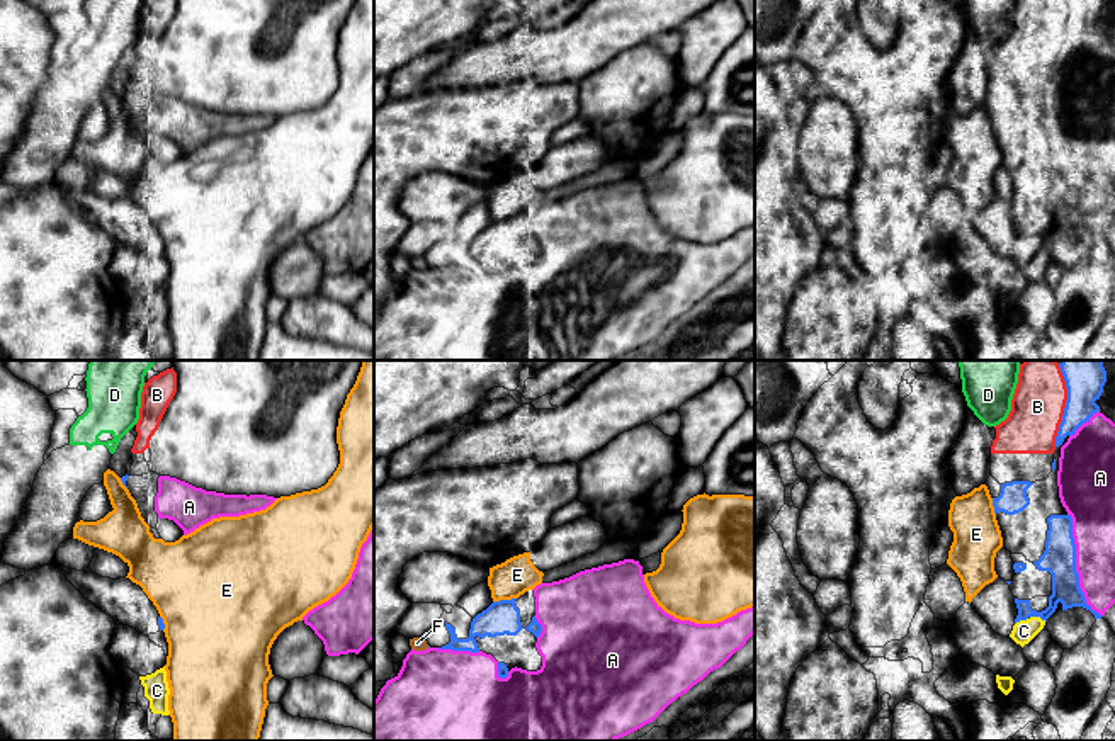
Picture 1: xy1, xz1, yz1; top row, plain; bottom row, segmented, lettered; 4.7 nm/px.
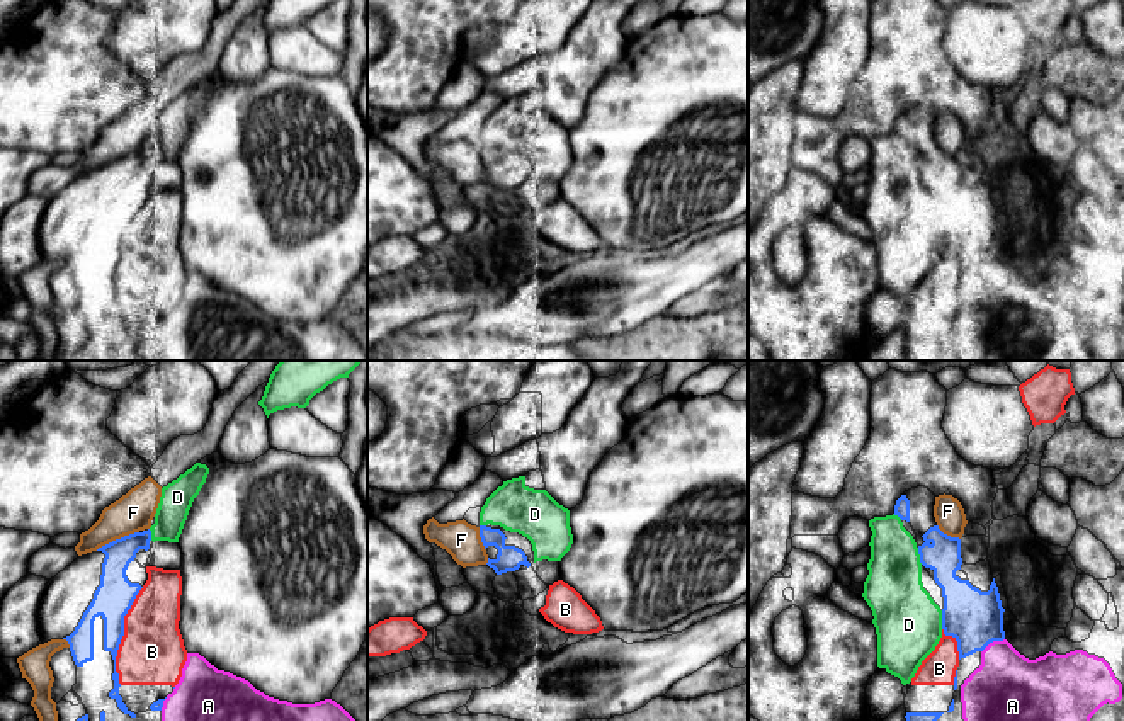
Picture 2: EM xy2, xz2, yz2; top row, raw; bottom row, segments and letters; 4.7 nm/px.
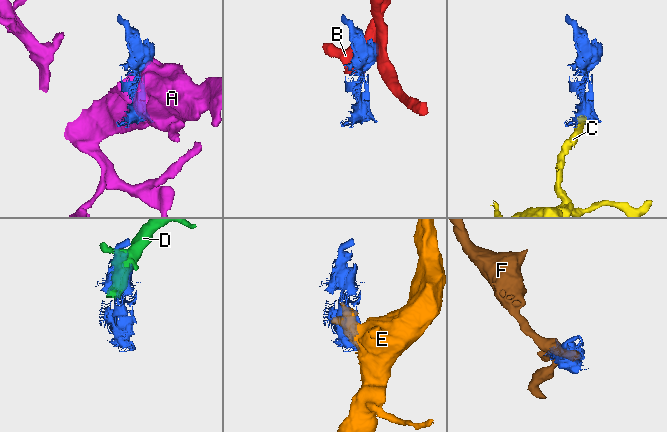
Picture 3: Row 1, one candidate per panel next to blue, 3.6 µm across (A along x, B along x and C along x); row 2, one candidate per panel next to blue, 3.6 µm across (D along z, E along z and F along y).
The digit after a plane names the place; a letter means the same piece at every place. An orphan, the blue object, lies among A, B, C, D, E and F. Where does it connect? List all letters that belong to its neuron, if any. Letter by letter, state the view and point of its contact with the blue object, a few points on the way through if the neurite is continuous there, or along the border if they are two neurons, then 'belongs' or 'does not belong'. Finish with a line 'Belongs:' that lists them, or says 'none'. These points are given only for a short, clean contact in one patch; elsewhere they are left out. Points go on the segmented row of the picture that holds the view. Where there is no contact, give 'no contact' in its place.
A: yz1 (1075, 566) | does not belong
B: xy2 (123, 635) | does not belong
C: yz1 (1039, 616) | along yz1 (1030, 616), (1039, 616), (1046, 621) | does not belong
D: yz2 (942, 619) | does not belong
E: xz1 (503, 600) | does not belong
F: xy2 (116, 539) | does not belong
Belongs: none

